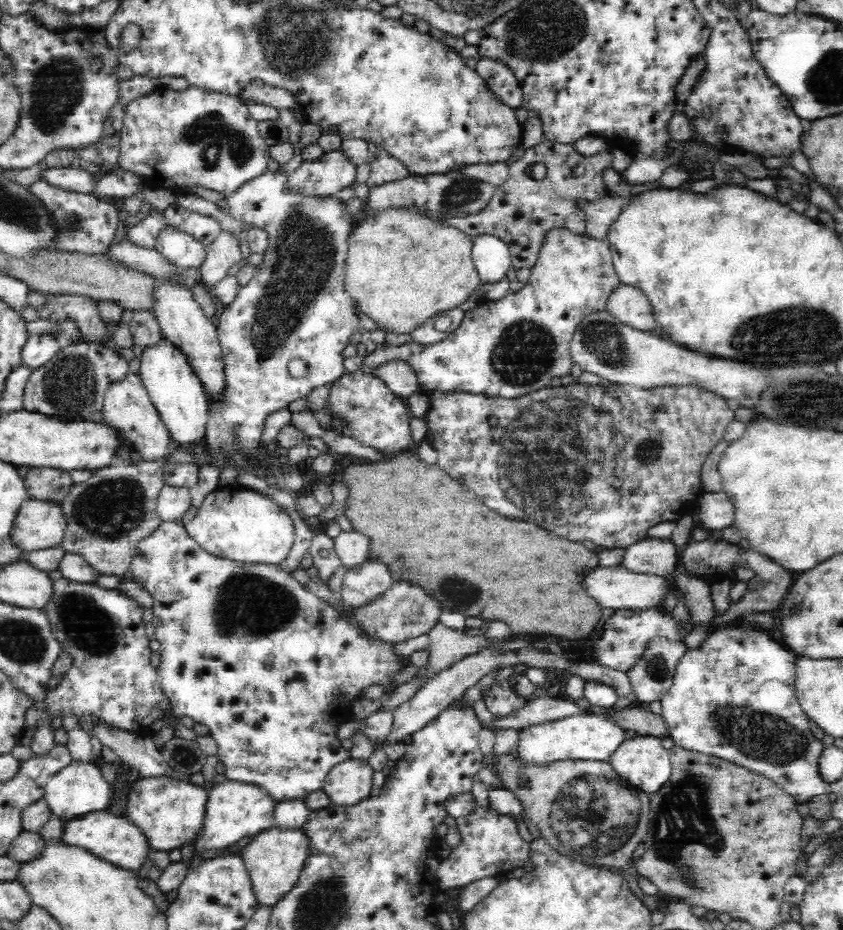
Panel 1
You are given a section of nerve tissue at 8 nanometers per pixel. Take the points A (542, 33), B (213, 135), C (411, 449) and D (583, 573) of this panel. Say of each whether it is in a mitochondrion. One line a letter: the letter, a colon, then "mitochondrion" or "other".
A: mitochondrion
B: mitochondrion
C: other
D: other

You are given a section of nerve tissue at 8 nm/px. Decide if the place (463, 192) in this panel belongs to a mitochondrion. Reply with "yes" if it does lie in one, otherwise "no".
yes

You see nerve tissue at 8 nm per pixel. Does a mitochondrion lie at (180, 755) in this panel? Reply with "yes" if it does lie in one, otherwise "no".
yes

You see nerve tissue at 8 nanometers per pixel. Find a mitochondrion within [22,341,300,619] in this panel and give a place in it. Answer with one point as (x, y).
(111, 509)

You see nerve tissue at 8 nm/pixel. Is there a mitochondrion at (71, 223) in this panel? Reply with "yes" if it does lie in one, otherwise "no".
yes

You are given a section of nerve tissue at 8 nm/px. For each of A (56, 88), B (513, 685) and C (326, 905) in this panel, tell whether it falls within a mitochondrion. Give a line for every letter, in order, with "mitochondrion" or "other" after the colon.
A: mitochondrion
B: other
C: mitochondrion

